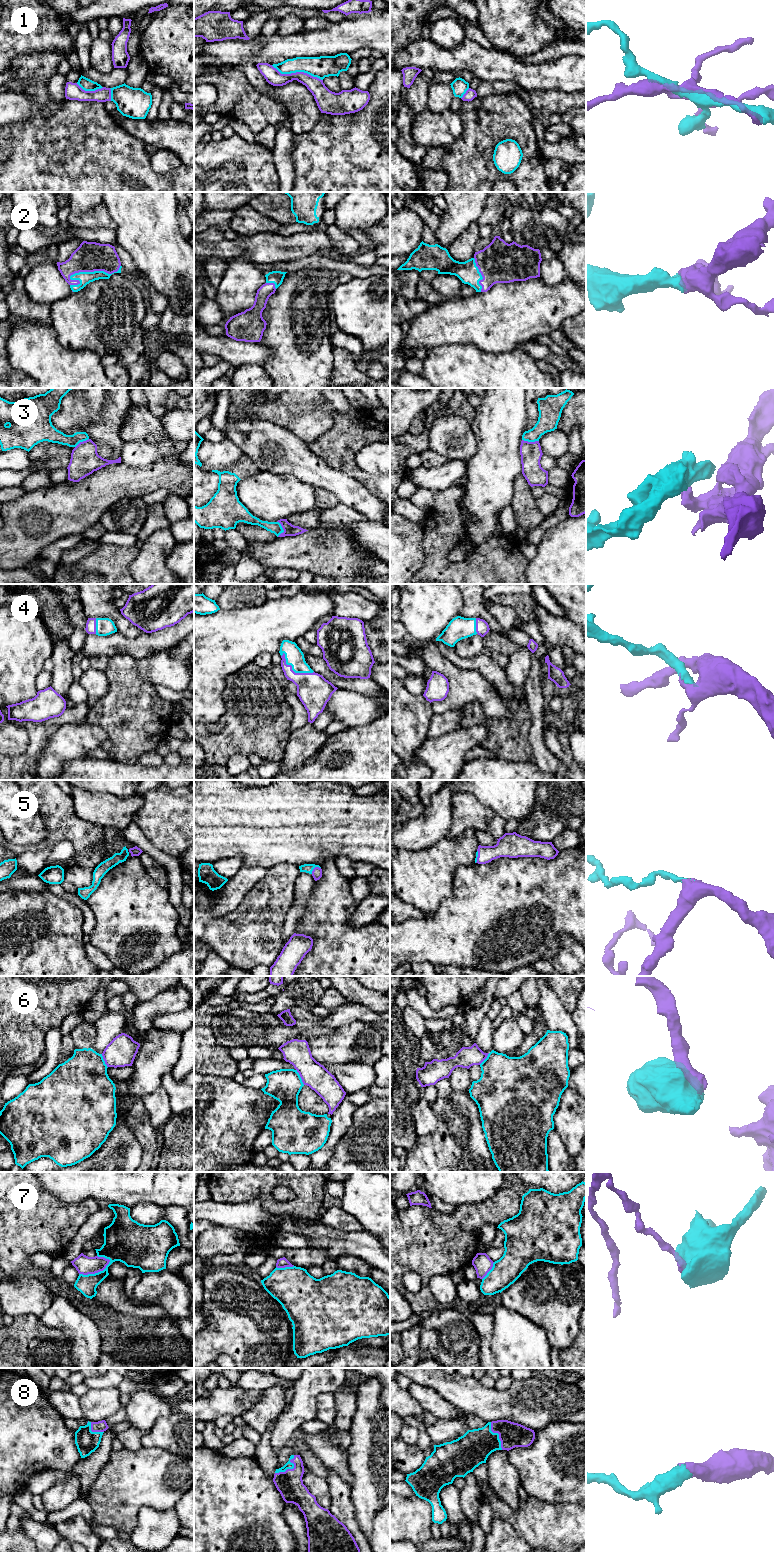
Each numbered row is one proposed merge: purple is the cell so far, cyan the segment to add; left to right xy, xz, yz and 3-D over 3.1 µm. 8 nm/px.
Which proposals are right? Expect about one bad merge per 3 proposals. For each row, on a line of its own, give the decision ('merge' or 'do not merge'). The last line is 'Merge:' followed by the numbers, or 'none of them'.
1: do not merge
2: merge
3: do not merge
4: merge
5: merge
6: merge
7: do not merge
8: merge
Merge: 2, 4, 5, 6, 8

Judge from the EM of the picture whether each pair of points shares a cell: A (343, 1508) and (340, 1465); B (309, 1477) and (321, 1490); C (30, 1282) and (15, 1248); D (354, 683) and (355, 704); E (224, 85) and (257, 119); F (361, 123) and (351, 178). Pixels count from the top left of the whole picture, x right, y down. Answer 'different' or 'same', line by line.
A: different
B: same
C: different
D: different
E: same
F: same

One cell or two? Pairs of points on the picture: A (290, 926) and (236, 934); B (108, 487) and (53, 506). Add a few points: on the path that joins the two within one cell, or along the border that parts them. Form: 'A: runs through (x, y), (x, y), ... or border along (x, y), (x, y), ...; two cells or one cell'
A: border along (292, 905), (286, 915), (283, 945); two cells
B: runs through (94, 494), (79, 505), (67, 506); one cell

